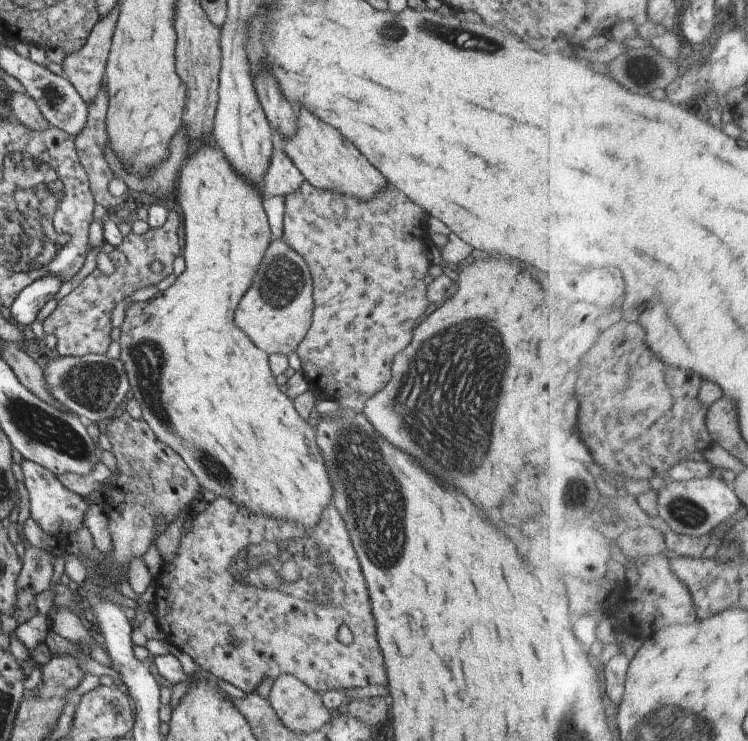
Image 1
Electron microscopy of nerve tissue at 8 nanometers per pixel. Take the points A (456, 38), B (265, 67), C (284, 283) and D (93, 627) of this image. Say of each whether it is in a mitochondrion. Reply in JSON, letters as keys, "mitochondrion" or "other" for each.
{"A":"mitochondrion","B":"other","C":"mitochondrion","D":"other"}

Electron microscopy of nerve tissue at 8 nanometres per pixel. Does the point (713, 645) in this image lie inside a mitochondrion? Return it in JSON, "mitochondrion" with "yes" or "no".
{"mitochondrion":"no"}

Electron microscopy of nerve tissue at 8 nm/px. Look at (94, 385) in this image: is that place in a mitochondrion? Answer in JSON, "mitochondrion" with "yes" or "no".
{"mitochondrion":"yes"}

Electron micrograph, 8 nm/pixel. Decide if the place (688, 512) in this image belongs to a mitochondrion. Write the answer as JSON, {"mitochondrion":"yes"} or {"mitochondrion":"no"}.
{"mitochondrion":"yes"}

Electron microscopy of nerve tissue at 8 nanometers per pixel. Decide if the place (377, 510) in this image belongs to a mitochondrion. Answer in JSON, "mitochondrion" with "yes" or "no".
{"mitochondrion":"yes"}

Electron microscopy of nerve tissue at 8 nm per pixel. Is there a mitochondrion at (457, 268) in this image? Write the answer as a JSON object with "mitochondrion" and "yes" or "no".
{"mitochondrion":"no"}

